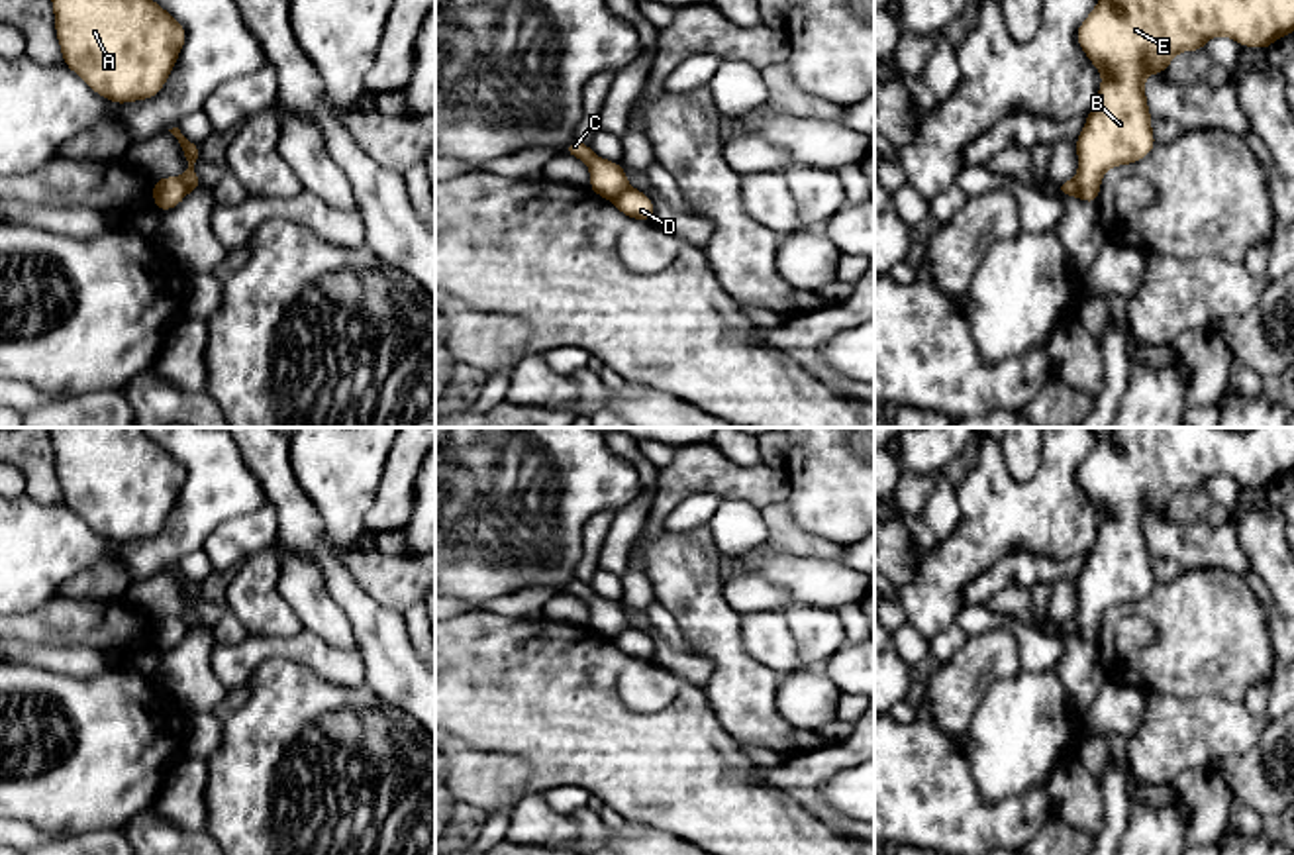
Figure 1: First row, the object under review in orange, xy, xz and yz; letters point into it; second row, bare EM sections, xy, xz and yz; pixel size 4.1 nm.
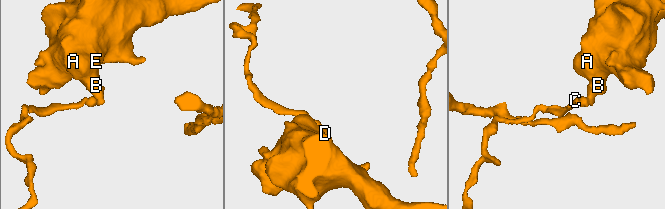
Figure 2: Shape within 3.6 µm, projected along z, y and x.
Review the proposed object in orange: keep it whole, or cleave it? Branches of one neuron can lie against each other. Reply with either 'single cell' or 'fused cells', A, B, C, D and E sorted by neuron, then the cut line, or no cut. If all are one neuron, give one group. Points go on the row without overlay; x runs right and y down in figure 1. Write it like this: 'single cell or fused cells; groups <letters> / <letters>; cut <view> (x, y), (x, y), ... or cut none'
fused cells; groups A B D E / C; cut xz (628, 624), (612, 640)

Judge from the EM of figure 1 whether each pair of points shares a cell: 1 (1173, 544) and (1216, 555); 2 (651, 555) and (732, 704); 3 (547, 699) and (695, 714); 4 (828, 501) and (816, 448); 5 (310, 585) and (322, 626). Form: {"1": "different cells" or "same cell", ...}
{"1": "same cell", "2": "same cell", "3": "same cell", "4": "same cell", "5": "same cell"}

